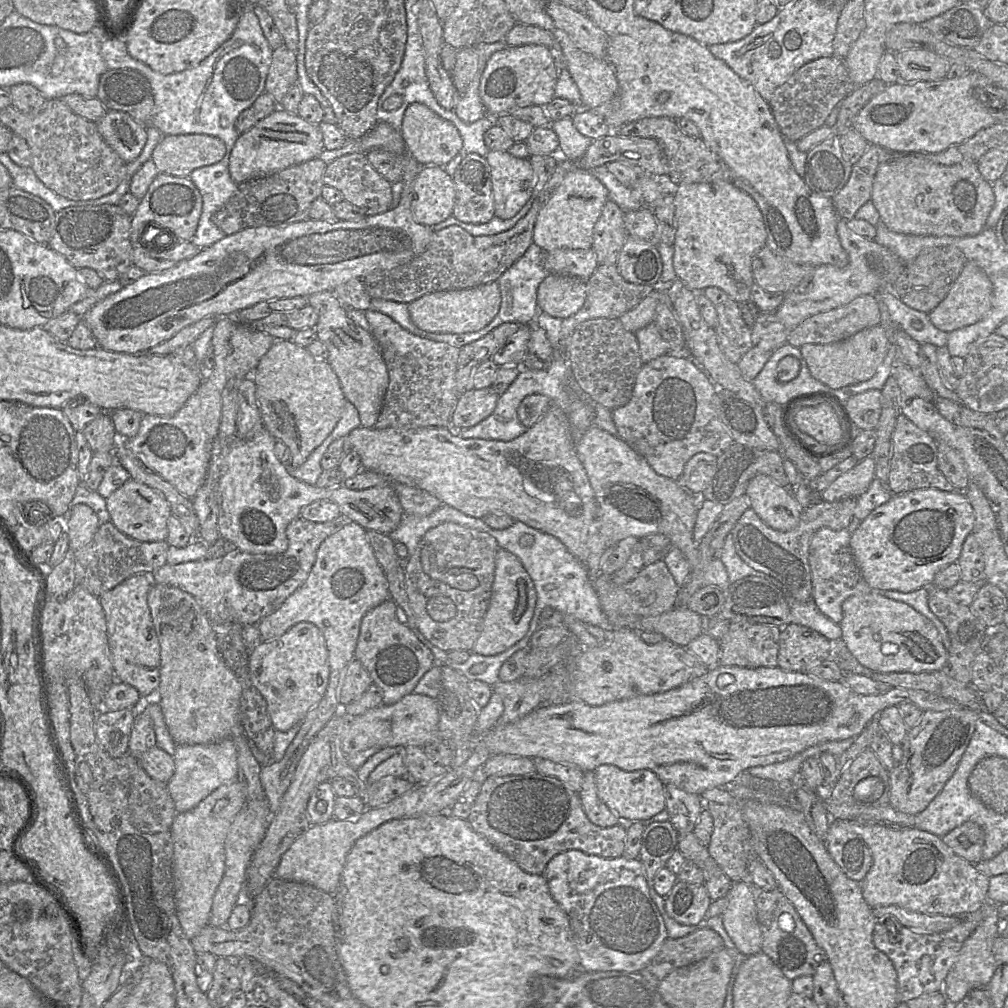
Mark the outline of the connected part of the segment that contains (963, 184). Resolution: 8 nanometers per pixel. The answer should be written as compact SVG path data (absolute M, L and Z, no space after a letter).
M895 155L878 166L871 201L880 221L893 232L966 237L977 235L986 227L995 197L992 184L981 176L975 163L945 166L914 155Z

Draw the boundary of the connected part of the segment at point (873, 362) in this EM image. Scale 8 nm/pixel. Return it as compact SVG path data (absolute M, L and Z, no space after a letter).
M881 325L866 328L853 336L830 344L804 344L799 349L811 375L830 388L839 389L872 378L885 359L891 343Z

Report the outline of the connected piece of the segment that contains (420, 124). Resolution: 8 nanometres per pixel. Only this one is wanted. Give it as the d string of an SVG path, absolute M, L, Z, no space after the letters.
M421 103L411 104L404 115L401 134L407 151L423 166L444 167L463 149L463 139L458 129Z

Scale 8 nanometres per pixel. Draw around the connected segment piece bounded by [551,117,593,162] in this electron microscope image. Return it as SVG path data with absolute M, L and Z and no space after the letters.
M571 117L551 123L559 139L558 156L571 162L578 162L593 140L582 135L574 126Z

